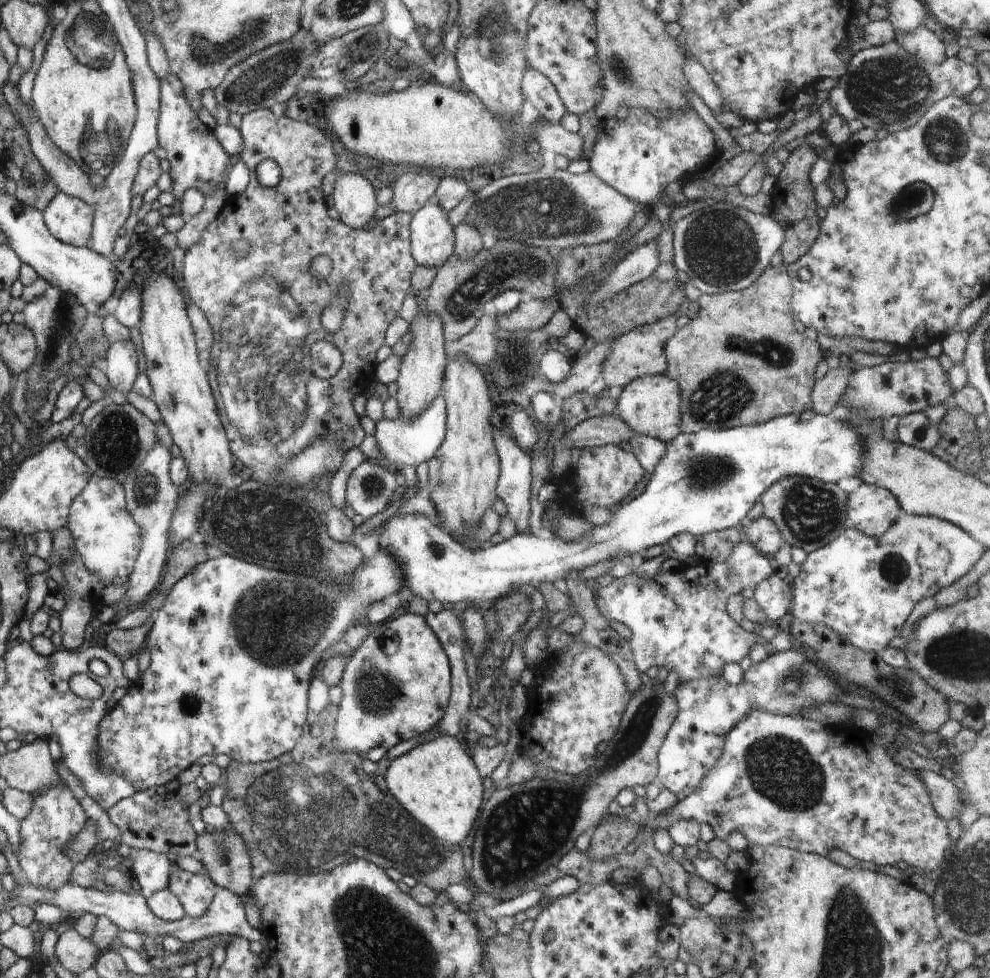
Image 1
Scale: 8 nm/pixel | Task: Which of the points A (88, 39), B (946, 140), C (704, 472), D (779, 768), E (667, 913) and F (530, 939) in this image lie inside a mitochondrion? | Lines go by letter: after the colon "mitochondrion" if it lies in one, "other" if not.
A: mitochondrion
B: mitochondrion
C: mitochondrion
D: mitochondrion
E: other
F: other

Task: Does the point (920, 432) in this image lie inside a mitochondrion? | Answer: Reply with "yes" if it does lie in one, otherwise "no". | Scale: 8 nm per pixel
yes

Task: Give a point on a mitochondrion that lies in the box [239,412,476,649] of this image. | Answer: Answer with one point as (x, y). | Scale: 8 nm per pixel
(372, 484)

